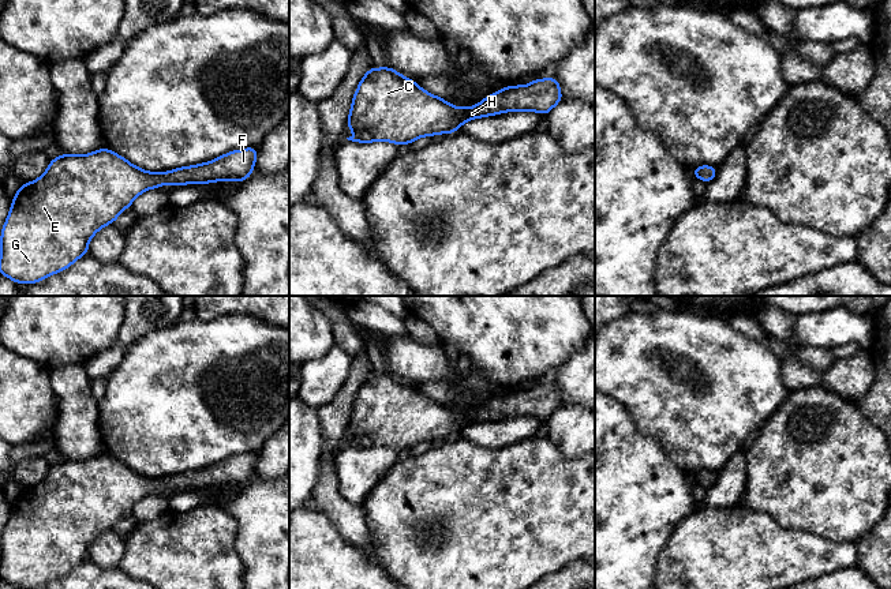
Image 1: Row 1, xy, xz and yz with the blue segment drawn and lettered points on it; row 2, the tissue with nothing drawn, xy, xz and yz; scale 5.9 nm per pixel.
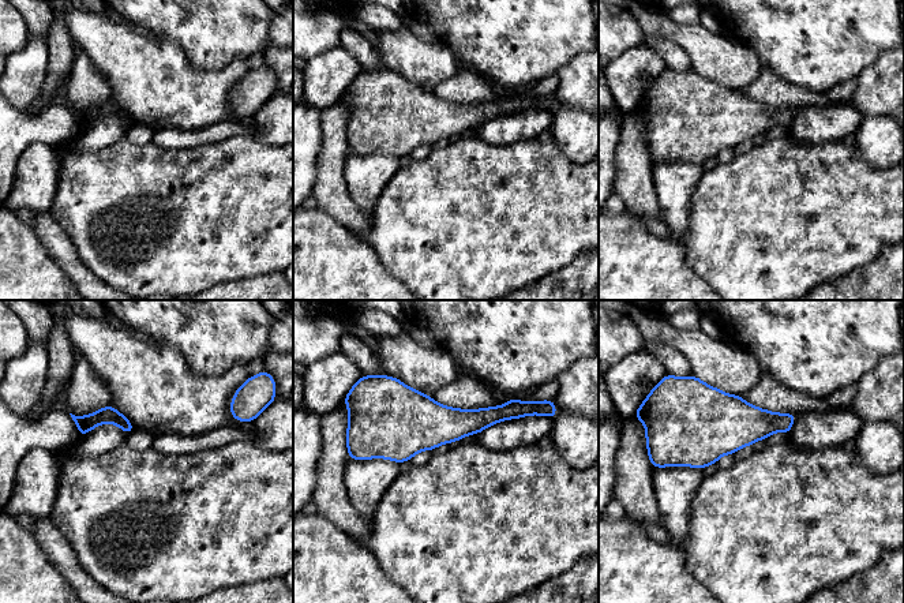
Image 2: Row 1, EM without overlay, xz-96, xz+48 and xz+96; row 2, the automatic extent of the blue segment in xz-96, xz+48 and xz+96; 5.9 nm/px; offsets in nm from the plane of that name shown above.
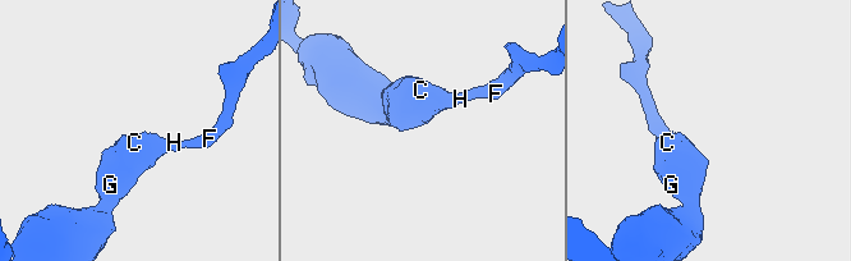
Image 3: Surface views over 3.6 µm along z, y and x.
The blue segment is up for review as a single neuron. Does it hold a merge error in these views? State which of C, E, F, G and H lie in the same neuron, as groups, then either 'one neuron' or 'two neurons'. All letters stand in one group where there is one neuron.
C E F G H | one neuron

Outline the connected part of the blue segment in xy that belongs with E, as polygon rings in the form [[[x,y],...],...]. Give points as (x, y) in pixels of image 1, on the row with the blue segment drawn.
[[[106,147],[83,155],[61,154],[50,160],[41,177],[23,183],[12,198],[0,237],[0,274],[15,284],[35,284],[64,271],[89,252],[89,240],[102,226],[113,224],[146,190],[164,184],[242,183],[252,175],[257,154],[258,147],[233,150],[205,164],[162,173],[146,172]]]

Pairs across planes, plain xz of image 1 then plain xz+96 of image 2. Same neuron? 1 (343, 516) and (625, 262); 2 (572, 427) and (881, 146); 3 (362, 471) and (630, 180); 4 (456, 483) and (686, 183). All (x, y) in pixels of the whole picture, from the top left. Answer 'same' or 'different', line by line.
1: different
2: same
3: different
4: different

